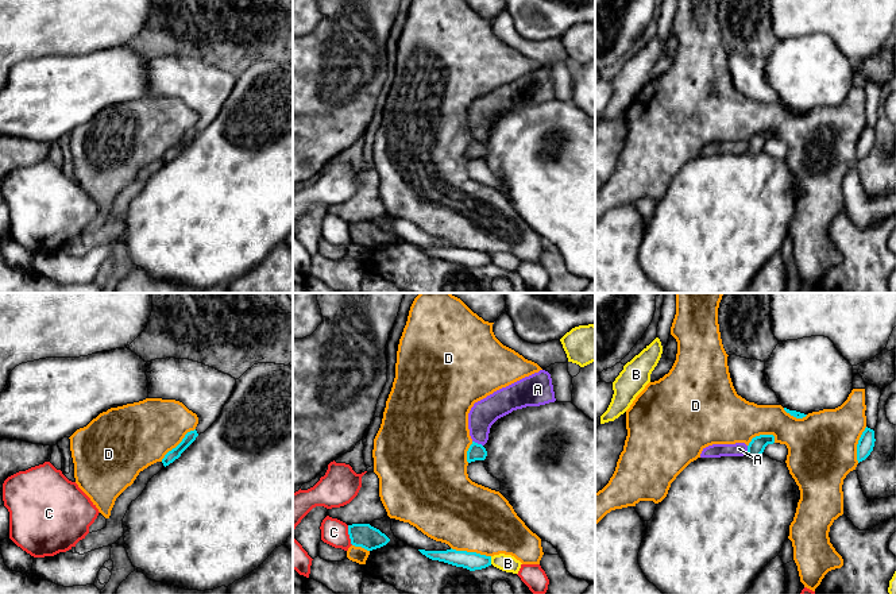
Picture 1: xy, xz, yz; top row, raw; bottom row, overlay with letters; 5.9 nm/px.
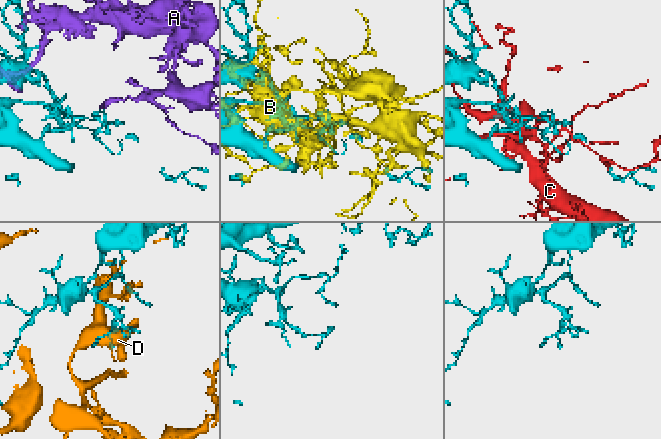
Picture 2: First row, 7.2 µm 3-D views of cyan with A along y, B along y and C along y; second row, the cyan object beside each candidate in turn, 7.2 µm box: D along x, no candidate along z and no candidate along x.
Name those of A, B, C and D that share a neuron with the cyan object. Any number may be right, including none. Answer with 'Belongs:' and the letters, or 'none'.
Belongs: none

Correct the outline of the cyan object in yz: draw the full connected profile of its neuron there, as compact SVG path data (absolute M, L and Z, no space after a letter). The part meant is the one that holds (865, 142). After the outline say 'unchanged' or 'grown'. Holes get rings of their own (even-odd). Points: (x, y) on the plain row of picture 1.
M866 124L857 142L858 161L865 158L870 153L874 144L874 139L874 128Z | unchanged

